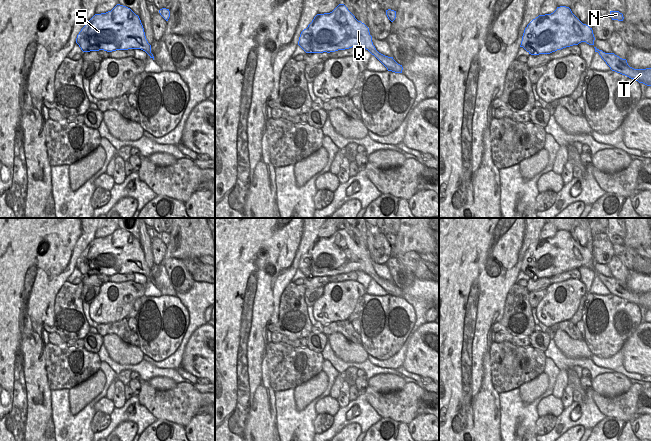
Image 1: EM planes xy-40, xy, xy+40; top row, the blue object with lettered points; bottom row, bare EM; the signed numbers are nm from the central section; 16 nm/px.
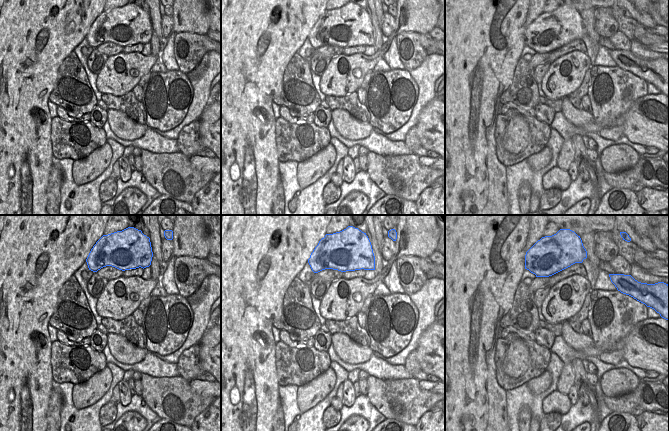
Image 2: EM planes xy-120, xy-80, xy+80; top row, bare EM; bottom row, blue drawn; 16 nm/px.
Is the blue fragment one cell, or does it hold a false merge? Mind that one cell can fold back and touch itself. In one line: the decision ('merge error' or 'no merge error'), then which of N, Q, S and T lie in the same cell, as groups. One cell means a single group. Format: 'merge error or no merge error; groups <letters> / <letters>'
no merge error; groups N Q S T

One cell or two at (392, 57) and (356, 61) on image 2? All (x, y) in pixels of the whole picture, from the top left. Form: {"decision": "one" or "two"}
{"decision": "two"}

